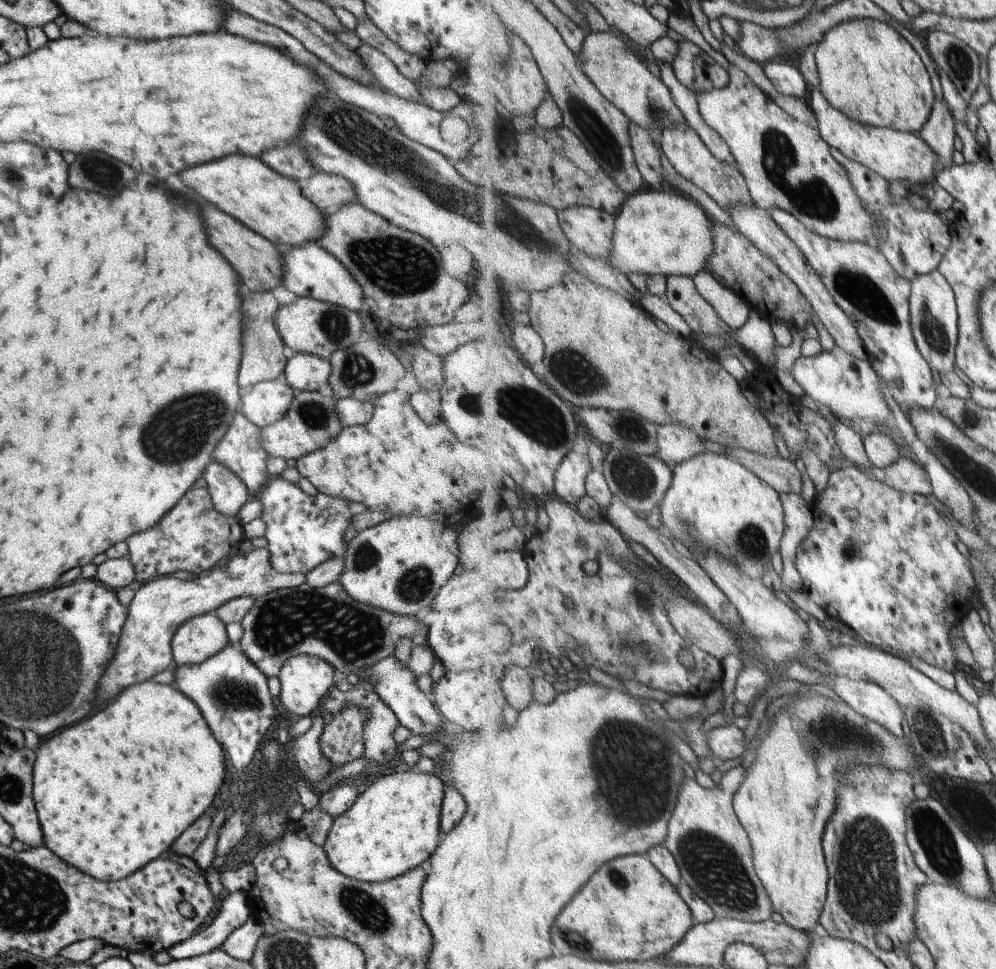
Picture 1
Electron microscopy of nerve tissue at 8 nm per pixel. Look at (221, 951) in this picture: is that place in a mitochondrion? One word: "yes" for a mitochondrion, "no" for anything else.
no

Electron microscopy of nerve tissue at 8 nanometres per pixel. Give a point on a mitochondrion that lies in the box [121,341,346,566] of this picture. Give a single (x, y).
(199, 415)

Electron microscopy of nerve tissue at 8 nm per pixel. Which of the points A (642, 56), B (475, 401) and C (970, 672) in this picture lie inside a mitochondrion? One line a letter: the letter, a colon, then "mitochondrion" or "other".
A: other
B: mitochondrion
C: other

